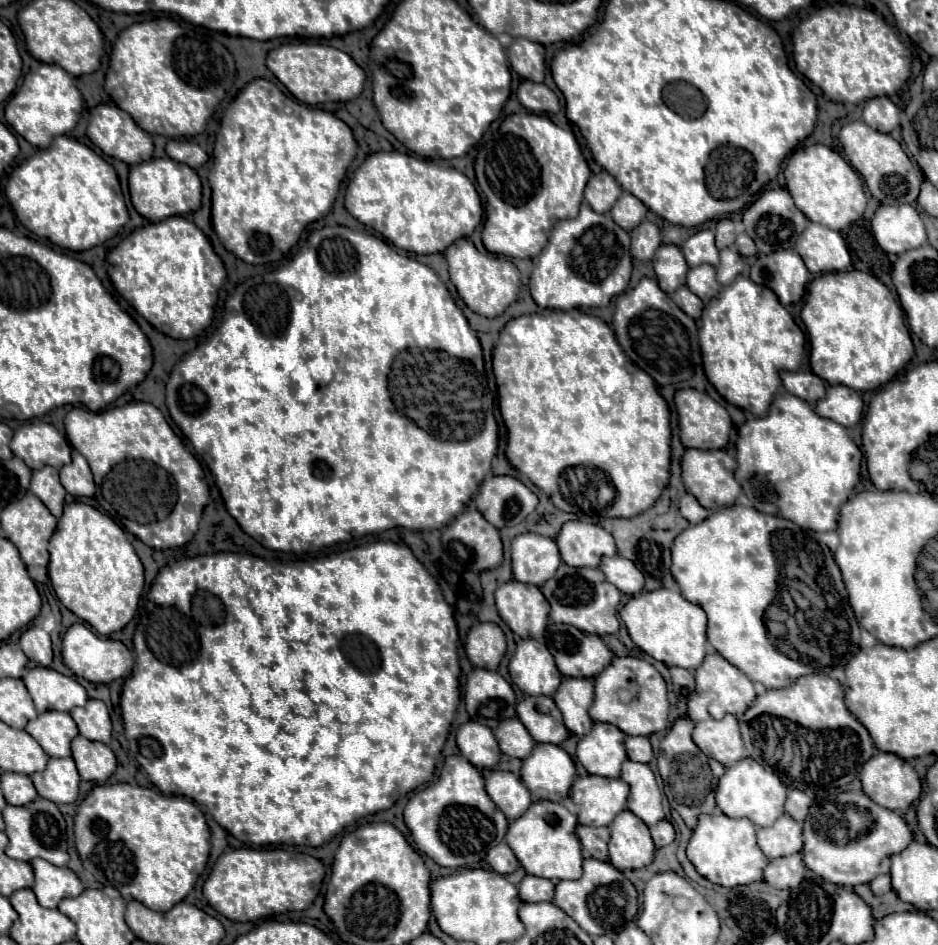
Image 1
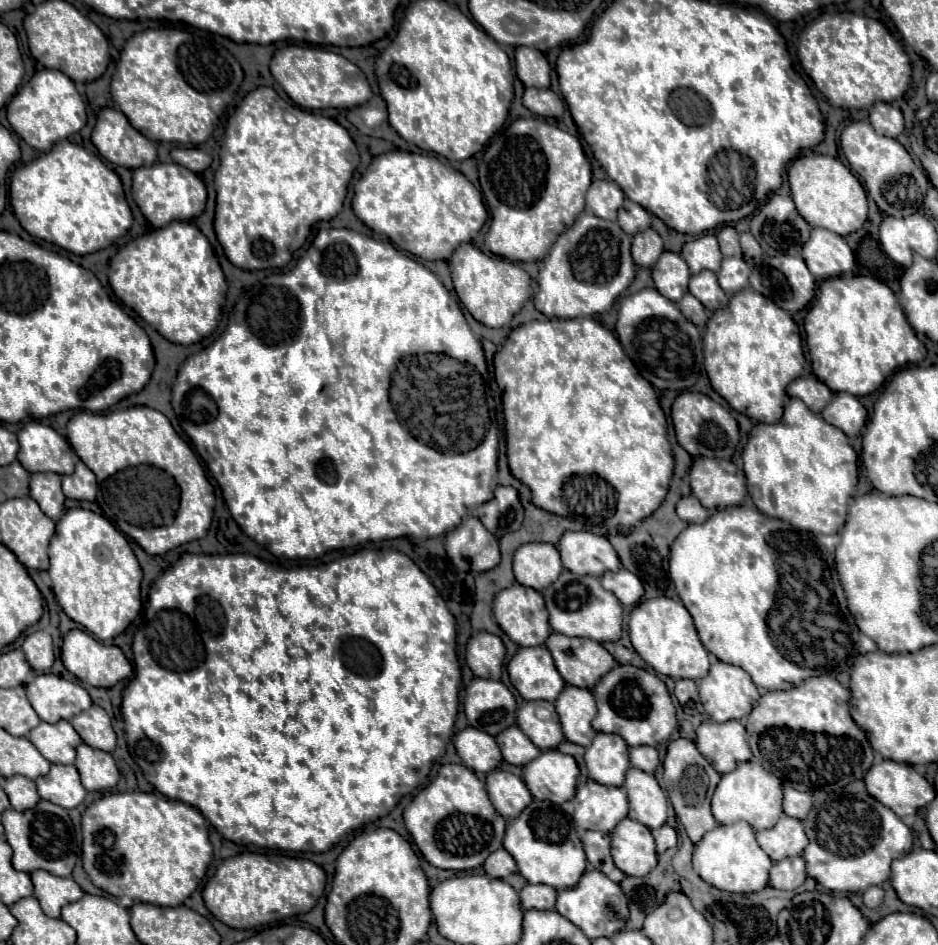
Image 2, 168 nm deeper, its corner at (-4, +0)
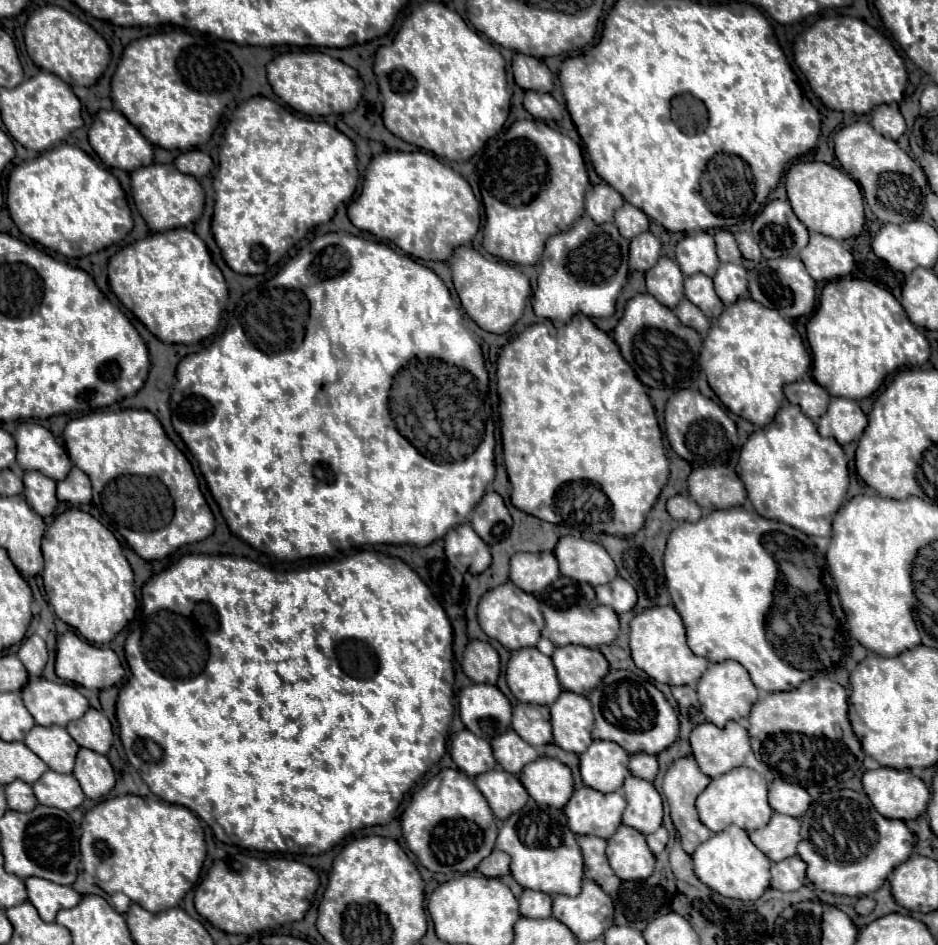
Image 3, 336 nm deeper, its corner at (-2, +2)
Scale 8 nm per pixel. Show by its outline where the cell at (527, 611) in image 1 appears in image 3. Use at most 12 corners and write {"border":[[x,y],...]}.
{"border":[[511,581],[477,605],[483,633],[509,651],[535,647],[537,599]]}

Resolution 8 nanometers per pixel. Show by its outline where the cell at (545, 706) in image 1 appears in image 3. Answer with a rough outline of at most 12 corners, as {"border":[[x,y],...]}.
{"border":[[515,705],[511,729],[533,747],[553,739],[549,709]]}

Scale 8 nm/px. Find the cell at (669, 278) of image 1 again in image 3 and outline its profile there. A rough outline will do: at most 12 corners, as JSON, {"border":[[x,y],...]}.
{"border":[[661,257],[645,273],[647,293],[675,309],[685,277],[673,259]]}

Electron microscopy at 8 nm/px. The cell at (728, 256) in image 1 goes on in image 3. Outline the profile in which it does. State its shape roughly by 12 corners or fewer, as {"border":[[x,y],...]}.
{"border":[[721,263],[713,277],[723,305],[749,297],[747,271]]}

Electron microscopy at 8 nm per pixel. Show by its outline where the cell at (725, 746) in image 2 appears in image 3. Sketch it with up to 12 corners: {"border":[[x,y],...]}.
{"border":[[701,723],[691,731],[693,757],[707,777],[745,763],[745,727]]}

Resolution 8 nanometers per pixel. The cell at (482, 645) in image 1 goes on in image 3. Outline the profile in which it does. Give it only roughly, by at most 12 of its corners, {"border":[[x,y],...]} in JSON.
{"border":[[473,639],[461,667],[473,683],[495,685],[499,655]]}

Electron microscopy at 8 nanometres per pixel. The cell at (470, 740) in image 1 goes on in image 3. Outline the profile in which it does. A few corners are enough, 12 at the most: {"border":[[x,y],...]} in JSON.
{"border":[[467,729],[451,757],[469,779],[497,767],[491,745]]}

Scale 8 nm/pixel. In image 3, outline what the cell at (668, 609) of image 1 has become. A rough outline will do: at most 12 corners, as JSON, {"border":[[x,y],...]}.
{"border":[[673,605],[631,619],[631,659],[651,679],[695,685],[709,661],[687,647]]}

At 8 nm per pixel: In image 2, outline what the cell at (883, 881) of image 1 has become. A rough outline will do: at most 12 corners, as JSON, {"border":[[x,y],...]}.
{"border":[[869,887],[863,893],[867,907],[879,907],[883,887]]}

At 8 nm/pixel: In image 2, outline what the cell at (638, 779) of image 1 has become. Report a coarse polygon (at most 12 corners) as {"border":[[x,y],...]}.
{"border":[[629,767],[631,819],[659,829],[667,795],[651,773]]}

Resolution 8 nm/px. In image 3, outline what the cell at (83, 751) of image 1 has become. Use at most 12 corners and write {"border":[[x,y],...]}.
{"border":[[77,753],[73,775],[89,799],[115,787],[109,759]]}

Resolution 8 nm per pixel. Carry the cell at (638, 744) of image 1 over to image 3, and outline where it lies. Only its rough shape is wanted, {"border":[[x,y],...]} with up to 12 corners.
{"border":[[647,753],[631,755],[631,775],[653,781],[659,767],[657,757]]}

